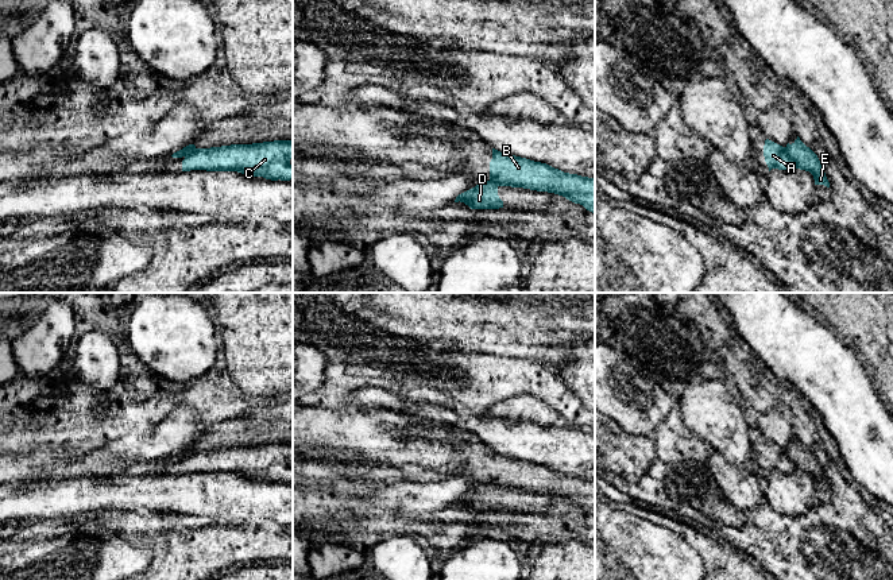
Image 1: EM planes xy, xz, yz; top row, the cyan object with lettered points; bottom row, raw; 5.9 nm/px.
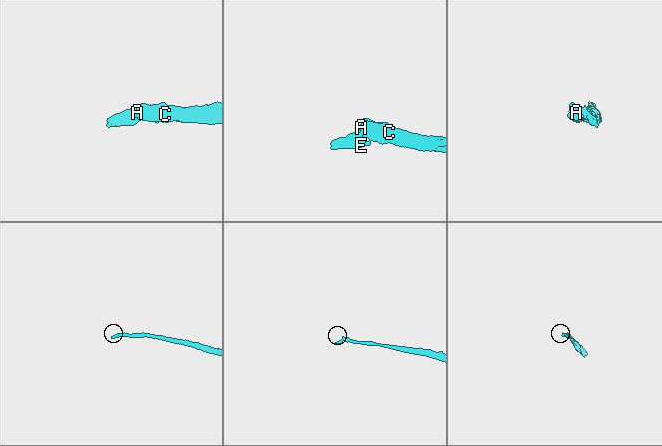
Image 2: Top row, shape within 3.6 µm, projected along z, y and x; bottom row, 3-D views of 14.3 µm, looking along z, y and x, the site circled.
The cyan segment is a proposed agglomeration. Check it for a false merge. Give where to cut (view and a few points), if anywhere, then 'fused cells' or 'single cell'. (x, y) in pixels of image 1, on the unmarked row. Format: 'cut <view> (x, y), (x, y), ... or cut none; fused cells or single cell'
cut yz (784, 449), (797, 470); fused cells

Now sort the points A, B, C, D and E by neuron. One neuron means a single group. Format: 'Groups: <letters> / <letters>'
Groups: A B C / D E

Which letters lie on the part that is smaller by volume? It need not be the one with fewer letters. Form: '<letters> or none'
D, E

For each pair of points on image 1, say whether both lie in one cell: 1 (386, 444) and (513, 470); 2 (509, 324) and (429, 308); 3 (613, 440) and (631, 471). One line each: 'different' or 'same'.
1: same
2: same
3: same

